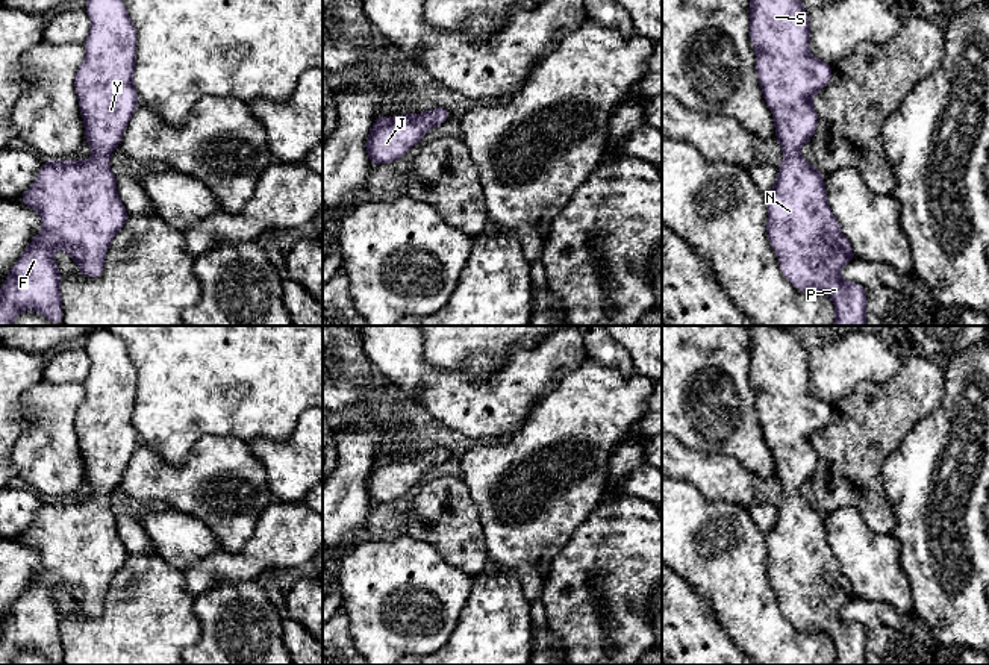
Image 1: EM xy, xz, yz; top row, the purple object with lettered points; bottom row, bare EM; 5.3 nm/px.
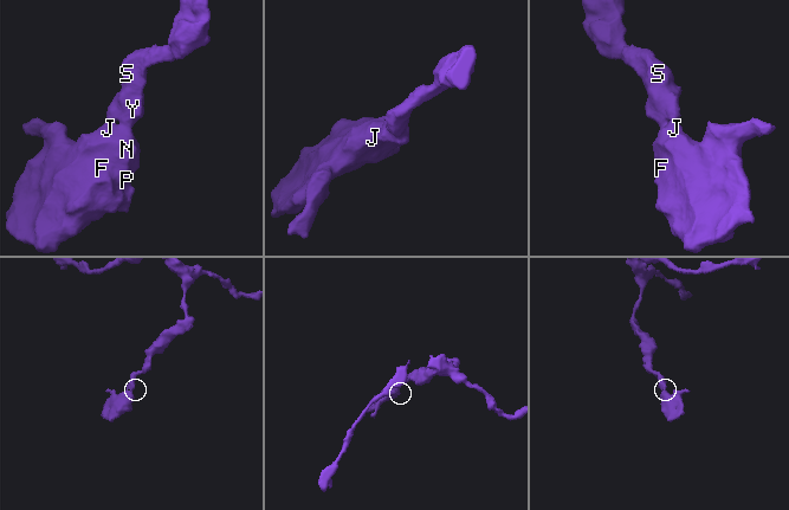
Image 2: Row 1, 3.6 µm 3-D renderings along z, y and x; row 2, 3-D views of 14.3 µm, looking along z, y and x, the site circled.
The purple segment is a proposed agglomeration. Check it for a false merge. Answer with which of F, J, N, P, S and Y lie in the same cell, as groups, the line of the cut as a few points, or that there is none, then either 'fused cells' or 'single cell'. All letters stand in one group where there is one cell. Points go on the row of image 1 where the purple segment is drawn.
F J N P S Y | no cut | single cell

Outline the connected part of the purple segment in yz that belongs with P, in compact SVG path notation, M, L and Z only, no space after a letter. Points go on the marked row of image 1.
M750 0L750 39L756 50L756 71L762 95L774 117L775 139L783 148L783 161L777 170L774 188L765 194L768 211L768 241L780 264L782 274L801 292L824 292L836 309L833 326L866 326L866 289L841 279L841 270L856 259L850 241L841 232L841 224L833 215L825 191L824 174L812 167L801 155L803 144L810 142L818 127L818 112L812 97L822 91L831 80L833 67L809 53L810 23L801 0Z

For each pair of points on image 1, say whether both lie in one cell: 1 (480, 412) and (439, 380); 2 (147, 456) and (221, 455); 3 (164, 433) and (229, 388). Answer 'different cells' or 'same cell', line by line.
1: same cell
2: same cell
3: same cell

